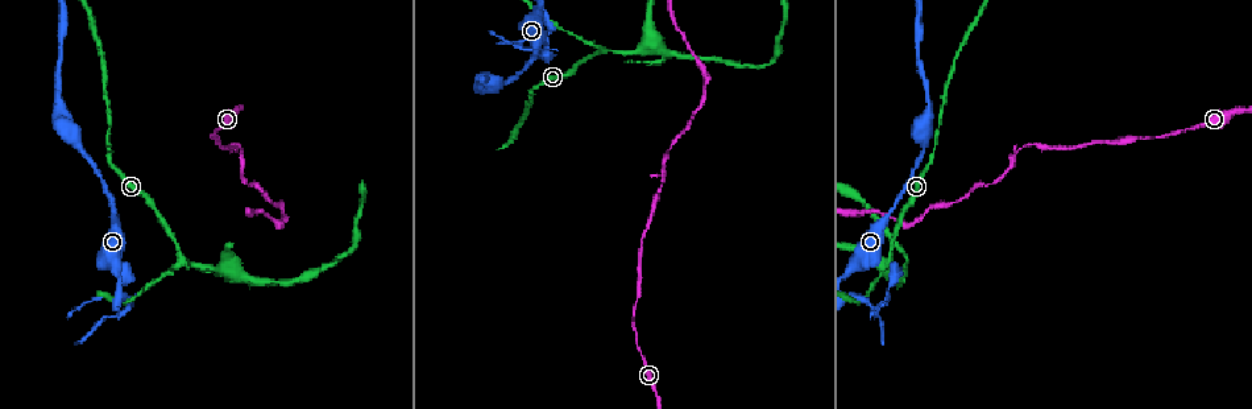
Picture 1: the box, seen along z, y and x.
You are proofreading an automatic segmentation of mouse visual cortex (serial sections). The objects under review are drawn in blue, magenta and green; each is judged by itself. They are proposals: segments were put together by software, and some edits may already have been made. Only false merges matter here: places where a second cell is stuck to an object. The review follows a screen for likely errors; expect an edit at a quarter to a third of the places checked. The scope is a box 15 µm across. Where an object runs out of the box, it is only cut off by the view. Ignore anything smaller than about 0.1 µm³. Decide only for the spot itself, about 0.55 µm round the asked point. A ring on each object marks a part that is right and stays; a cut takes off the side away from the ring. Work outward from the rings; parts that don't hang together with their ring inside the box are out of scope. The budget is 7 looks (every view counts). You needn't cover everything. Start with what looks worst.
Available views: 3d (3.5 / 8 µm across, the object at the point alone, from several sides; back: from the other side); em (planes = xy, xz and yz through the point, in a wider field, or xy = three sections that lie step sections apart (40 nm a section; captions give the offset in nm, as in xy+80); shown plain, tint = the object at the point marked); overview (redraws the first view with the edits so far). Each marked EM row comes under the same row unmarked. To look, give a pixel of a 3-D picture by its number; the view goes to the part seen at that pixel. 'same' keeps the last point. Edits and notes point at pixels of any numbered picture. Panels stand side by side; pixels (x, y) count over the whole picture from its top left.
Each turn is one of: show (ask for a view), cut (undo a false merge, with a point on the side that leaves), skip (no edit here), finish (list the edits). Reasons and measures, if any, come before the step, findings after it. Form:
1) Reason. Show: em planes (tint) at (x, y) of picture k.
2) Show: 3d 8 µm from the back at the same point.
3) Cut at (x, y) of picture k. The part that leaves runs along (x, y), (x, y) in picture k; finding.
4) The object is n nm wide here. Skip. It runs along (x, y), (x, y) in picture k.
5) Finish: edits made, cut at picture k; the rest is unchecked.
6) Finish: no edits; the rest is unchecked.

Three-way junction. Show: 3d 3.5 µm at (604, 50) of picture 1.

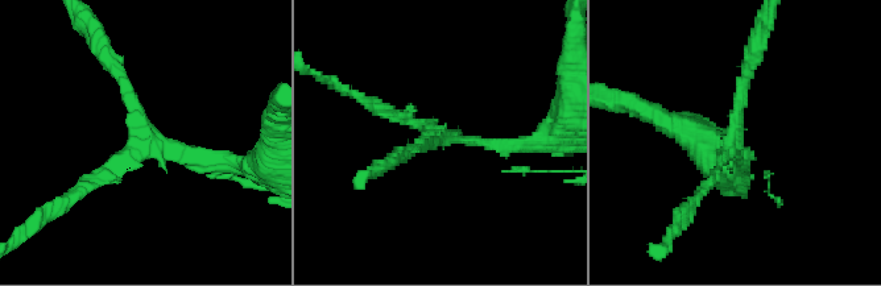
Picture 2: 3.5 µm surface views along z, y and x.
3 arms meet here; the arms are 150, 150, 150 nm wide. Show: em xy step 5 (tint) at (445, 136) of picture 2.

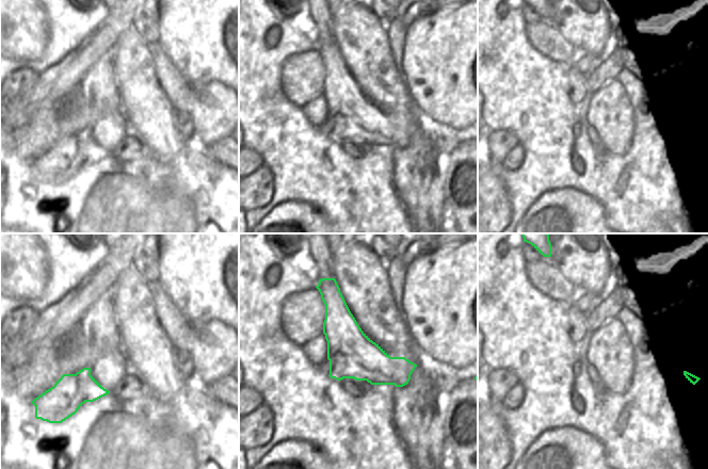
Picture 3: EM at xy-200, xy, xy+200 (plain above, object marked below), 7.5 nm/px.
Skip. One cell here.

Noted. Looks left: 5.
Thin neck. Show: 3d 8 µm at (665, 178) of picture 1.

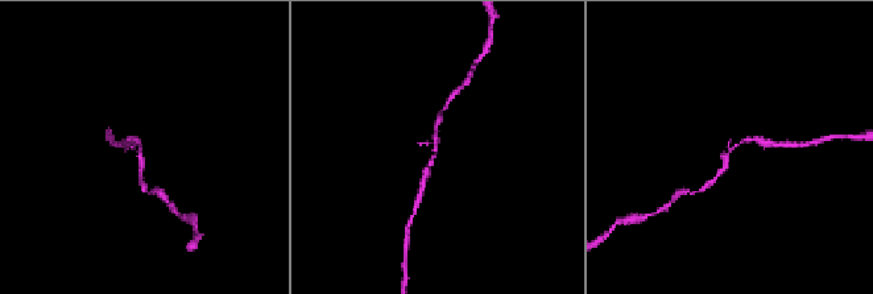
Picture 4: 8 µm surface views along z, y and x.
Shape alone is not enough. Show: em xy step 3 (tint) at (140, 152) of picture 4.

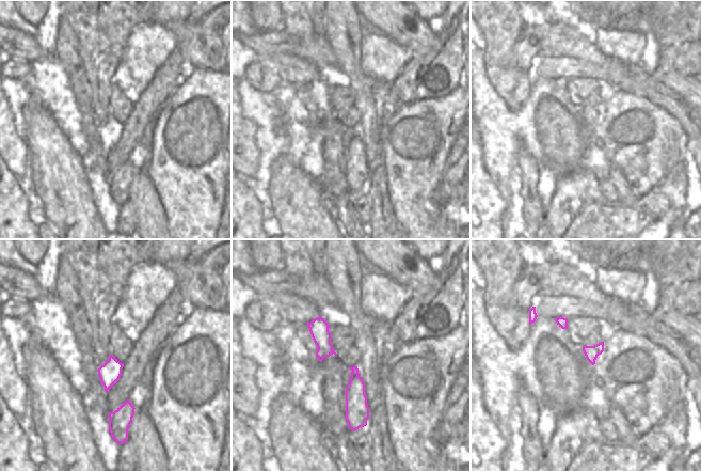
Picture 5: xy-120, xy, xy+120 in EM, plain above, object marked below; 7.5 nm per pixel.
Skip. It runs along (761, 140), (737, 144), (710, 182) in picture 4; one cell here.

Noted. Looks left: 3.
Calibre changes. Show: 3d 3.5 µm at (251, 282) of picture 1.

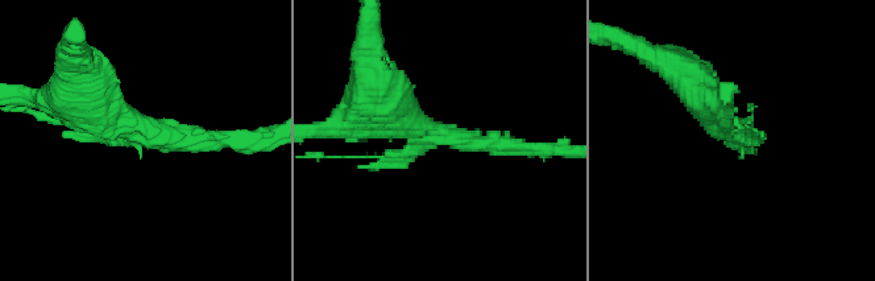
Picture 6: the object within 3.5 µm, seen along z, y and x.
Need the tissue. Show: em planes (tint) at (144, 134) of picture 6.

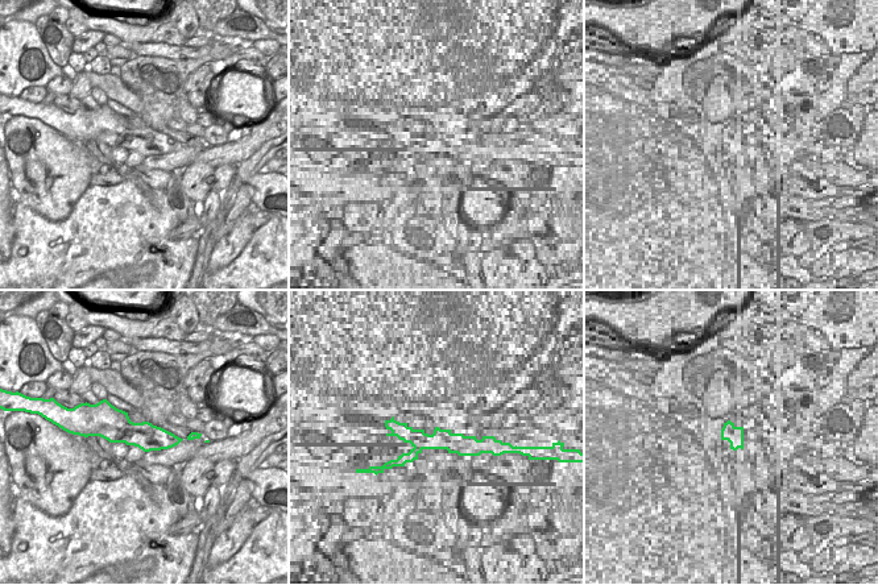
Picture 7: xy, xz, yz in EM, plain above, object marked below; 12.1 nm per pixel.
Another direction. Show: em xy step 5 (tint) at the same point.

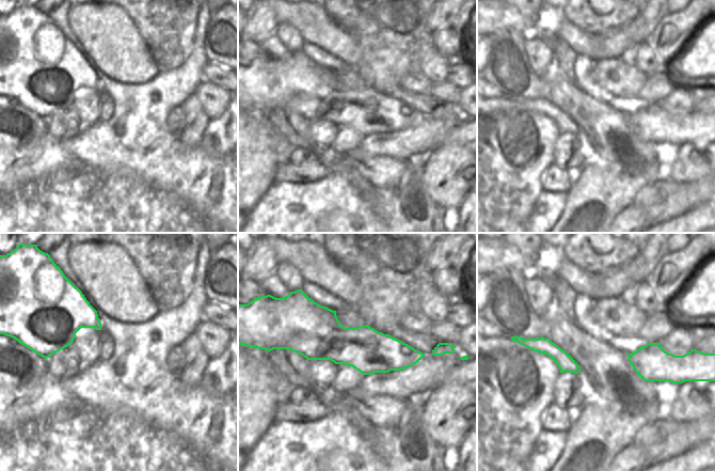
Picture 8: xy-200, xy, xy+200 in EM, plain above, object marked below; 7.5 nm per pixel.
Skip. It runs along (287, 344), (419, 355) in picture 8; one cell here.

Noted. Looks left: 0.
Finish: no edits; the rest is unchecked.

